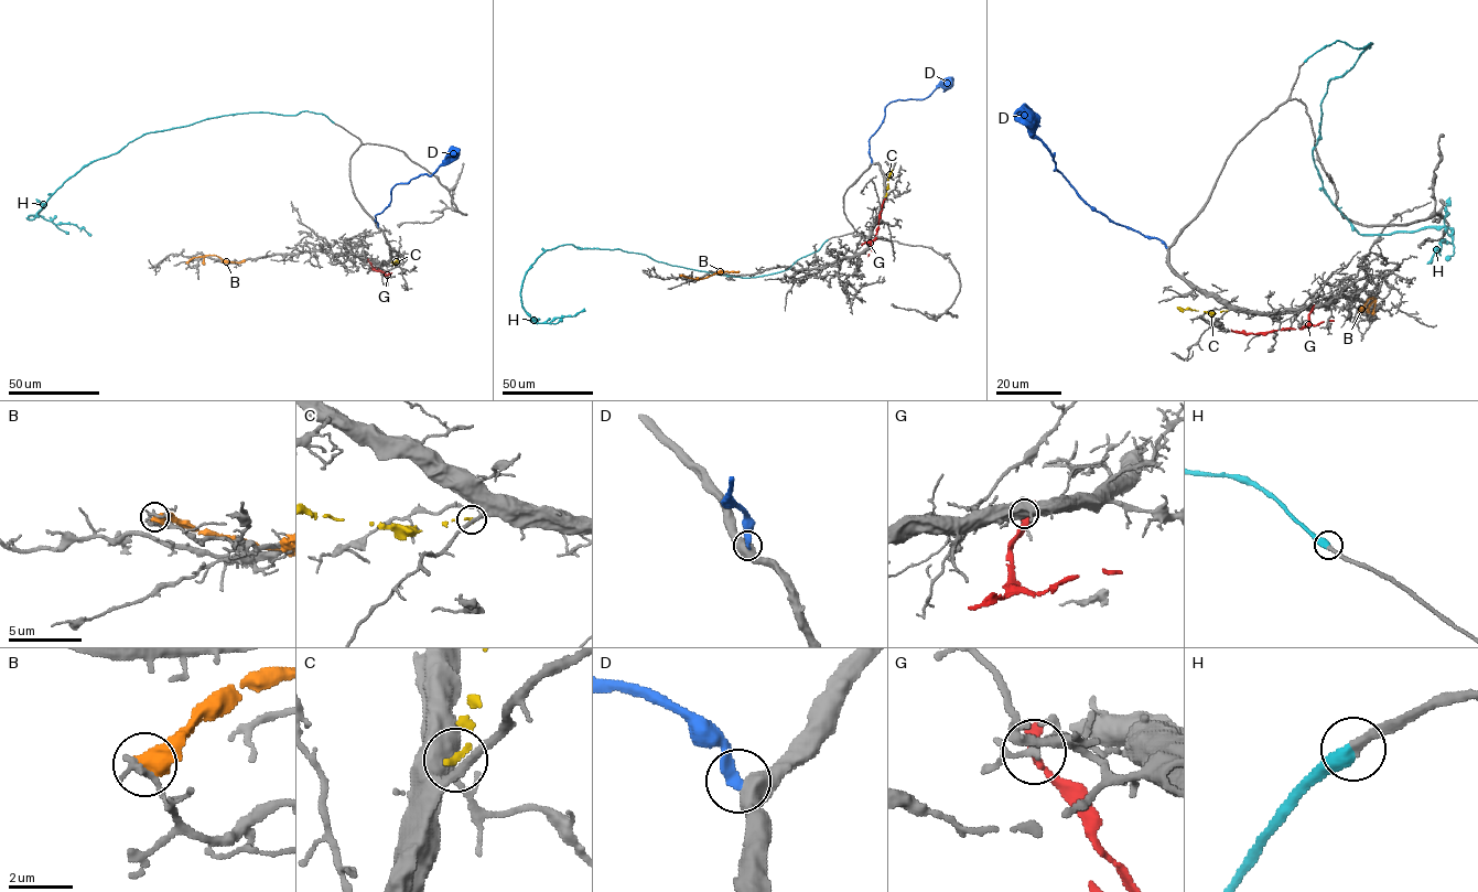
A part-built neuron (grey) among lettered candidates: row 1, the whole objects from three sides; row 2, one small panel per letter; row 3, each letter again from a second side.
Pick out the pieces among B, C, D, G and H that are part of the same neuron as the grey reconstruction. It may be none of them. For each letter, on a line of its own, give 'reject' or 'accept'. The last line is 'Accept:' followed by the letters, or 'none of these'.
B: reject
C: reject
D: reject
G: reject
H: accept
Accept: H

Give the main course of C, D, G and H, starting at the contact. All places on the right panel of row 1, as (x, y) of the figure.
C: (1227, 311), (1209, 313), (1177, 307)
D: (1166, 247), (1156, 238), (1114, 224), (1090, 206), (1055, 170), (1054, 153), (1033, 133), (1017, 109)
G: (1312, 308), (1308, 324), (1298, 329), (1254, 334), (1230, 330)
H: (1305, 62), (1336, 41), (1372, 43), (1328, 82), (1315, 167), (1359, 234), (1447, 227), (1453, 242), (1427, 264)

